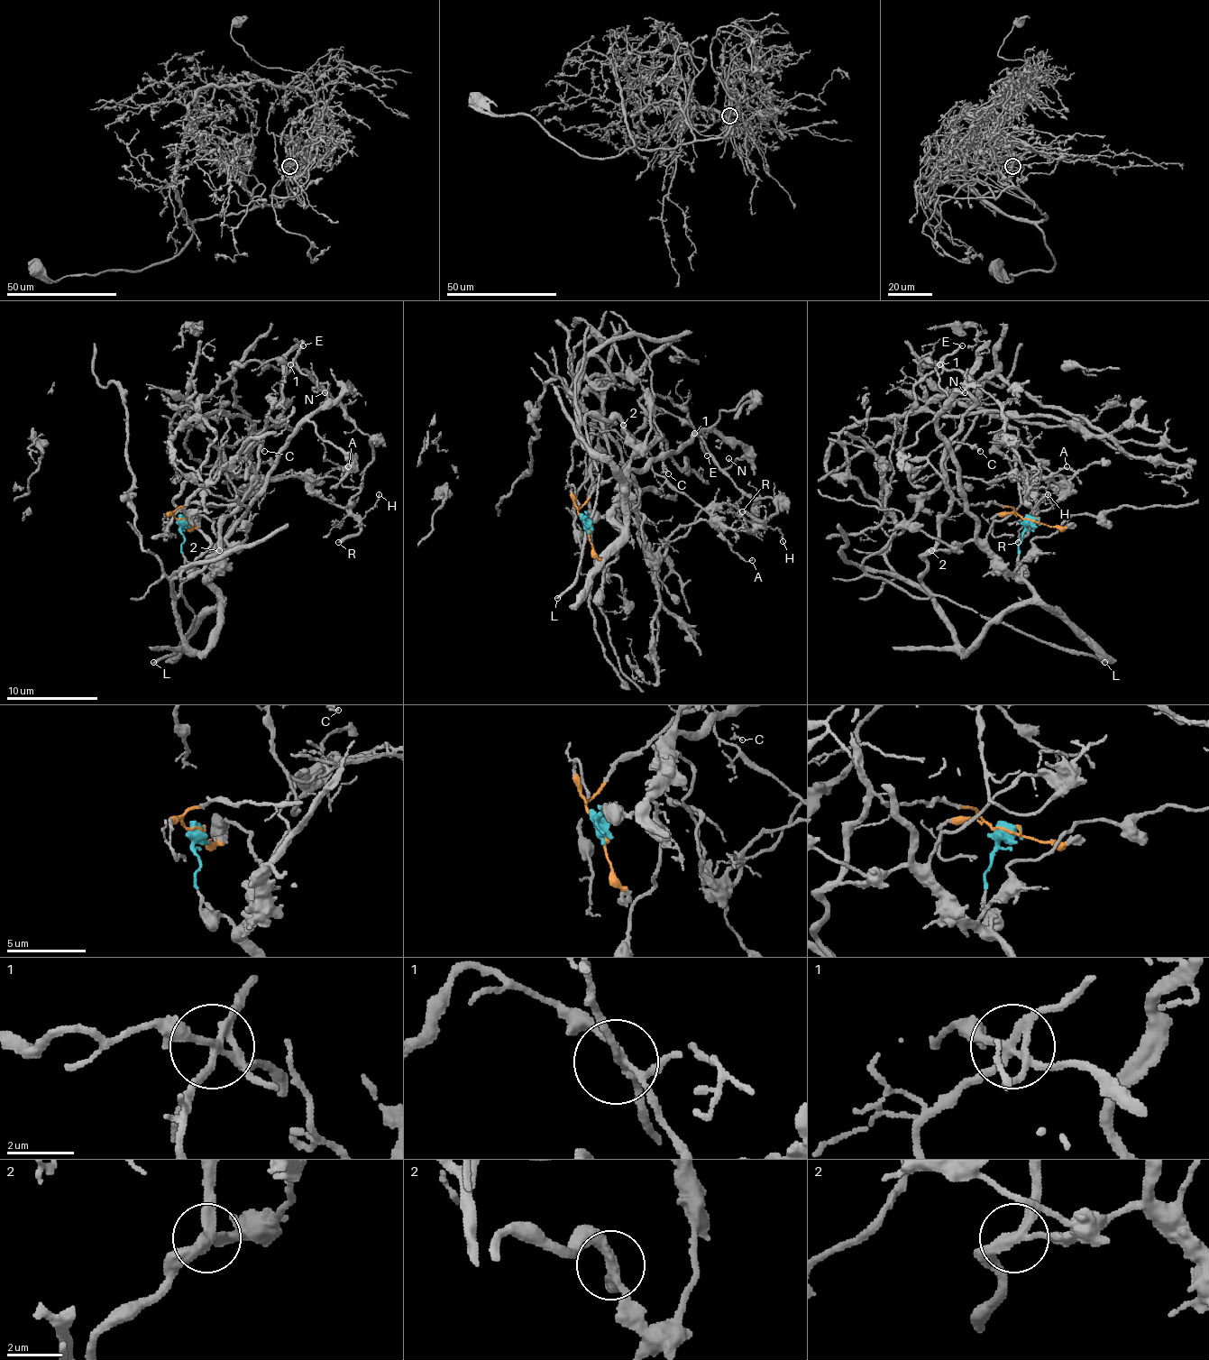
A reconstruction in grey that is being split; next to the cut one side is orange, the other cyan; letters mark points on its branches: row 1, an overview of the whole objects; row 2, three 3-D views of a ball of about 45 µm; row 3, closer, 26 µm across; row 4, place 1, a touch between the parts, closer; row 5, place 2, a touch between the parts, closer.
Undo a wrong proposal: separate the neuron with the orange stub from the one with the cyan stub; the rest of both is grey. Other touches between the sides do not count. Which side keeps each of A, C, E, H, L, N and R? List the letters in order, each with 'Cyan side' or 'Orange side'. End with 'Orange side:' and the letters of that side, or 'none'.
A: Cyan side
C: Orange side
E: Orange side
H: Cyan side
L: Orange side
N: Cyan side
R: Cyan side
Orange side: C, E, L

